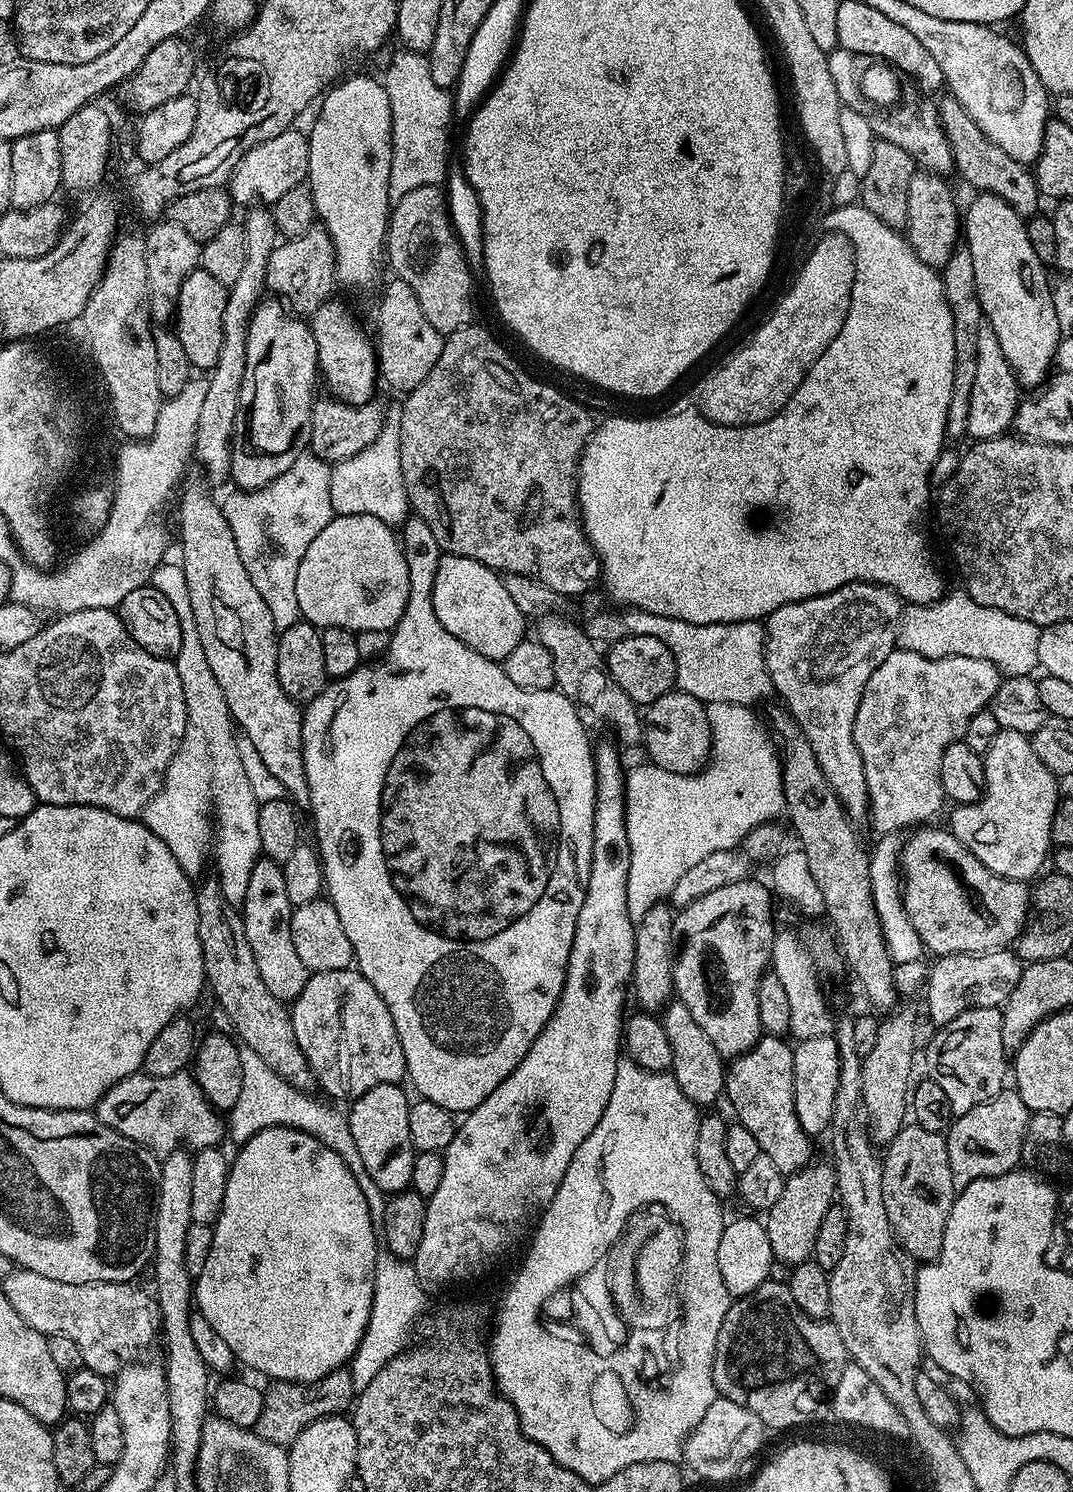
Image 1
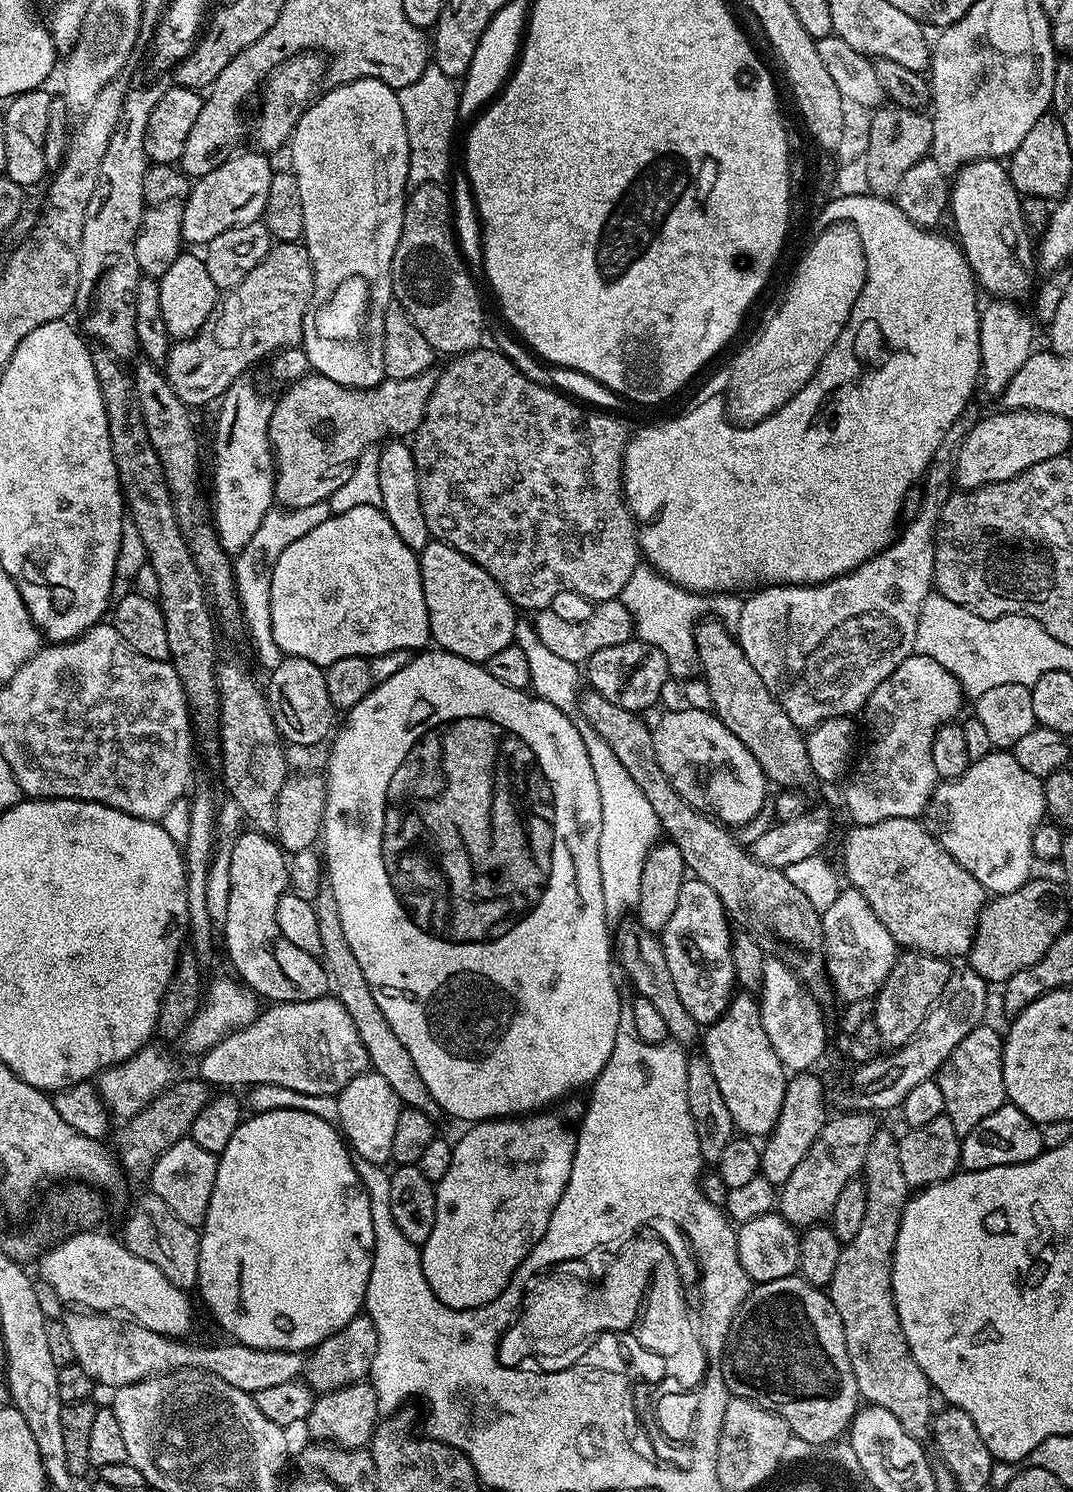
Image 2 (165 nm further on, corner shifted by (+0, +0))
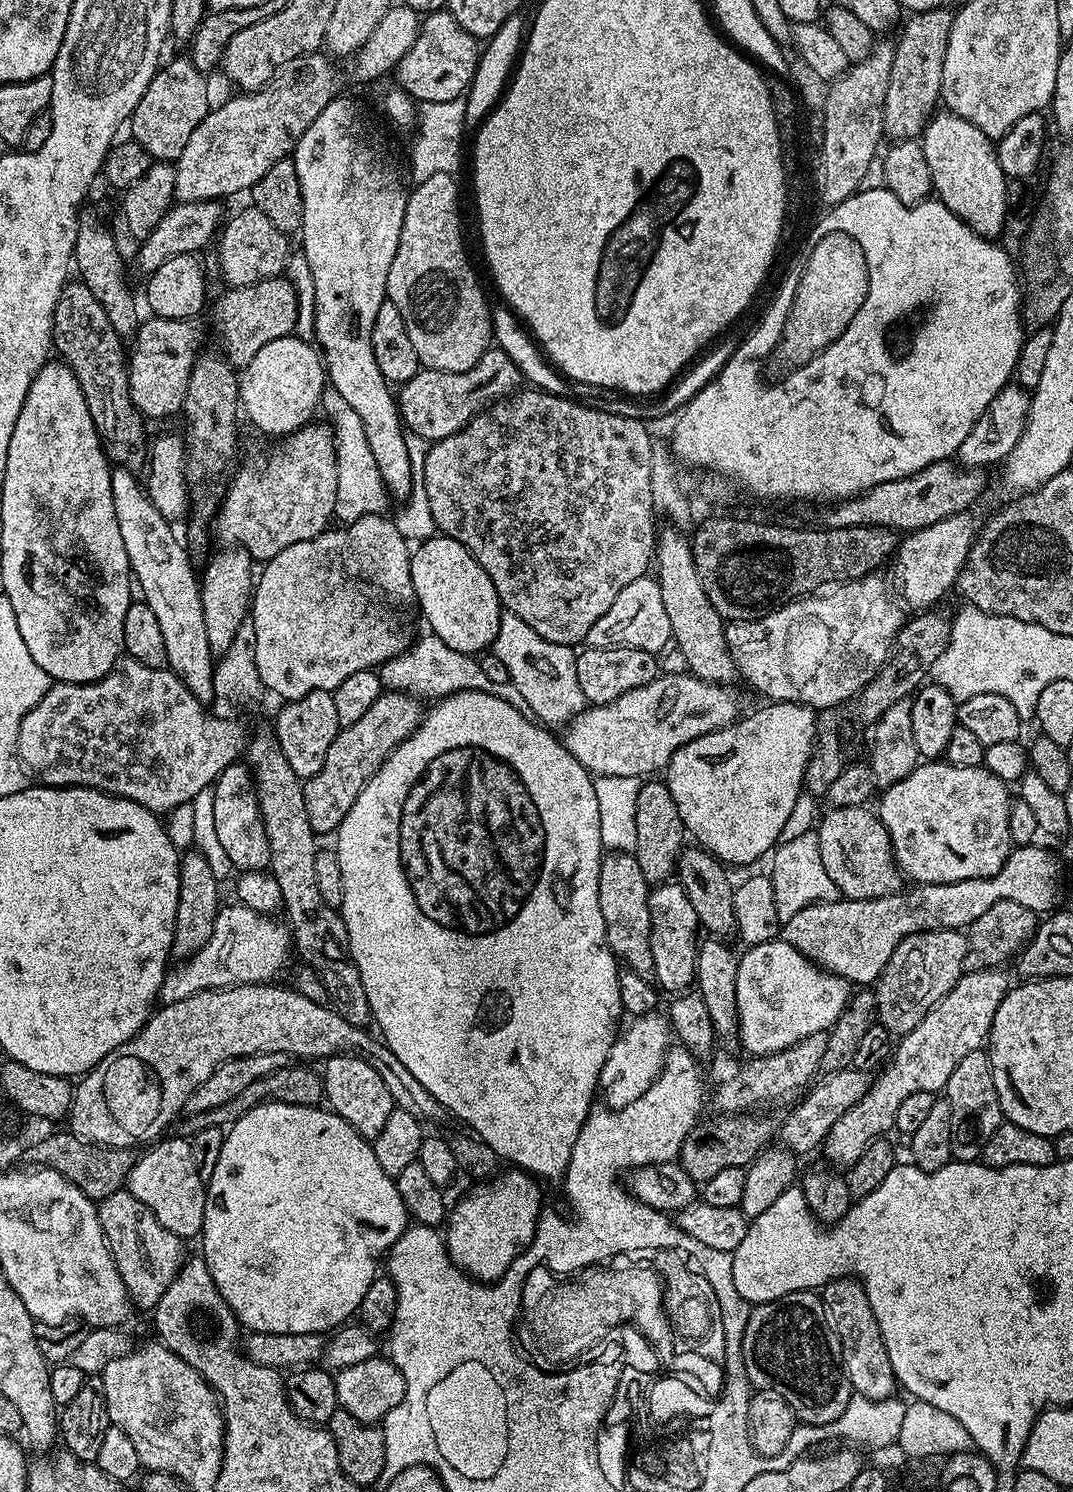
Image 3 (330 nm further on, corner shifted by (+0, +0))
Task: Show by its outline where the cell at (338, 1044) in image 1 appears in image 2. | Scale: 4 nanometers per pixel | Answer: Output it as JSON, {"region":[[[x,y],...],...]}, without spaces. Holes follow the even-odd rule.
{"region":[[[332,994],[310,1002],[273,1003],[250,1026],[222,1038],[199,1060],[199,1079],[212,1086],[221,1084],[224,1090],[236,1090],[239,1084],[269,1084],[311,1096],[336,1096],[346,1082],[370,1068],[366,1046],[354,1030],[354,1021]]]}

